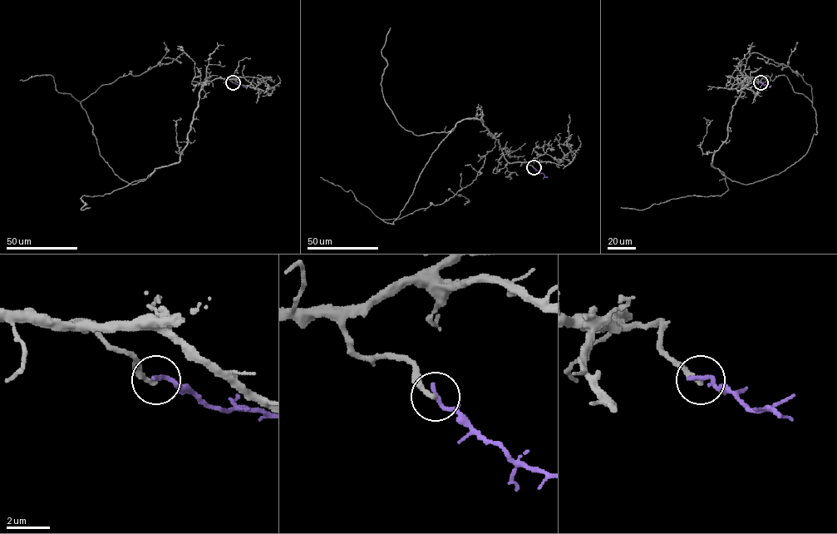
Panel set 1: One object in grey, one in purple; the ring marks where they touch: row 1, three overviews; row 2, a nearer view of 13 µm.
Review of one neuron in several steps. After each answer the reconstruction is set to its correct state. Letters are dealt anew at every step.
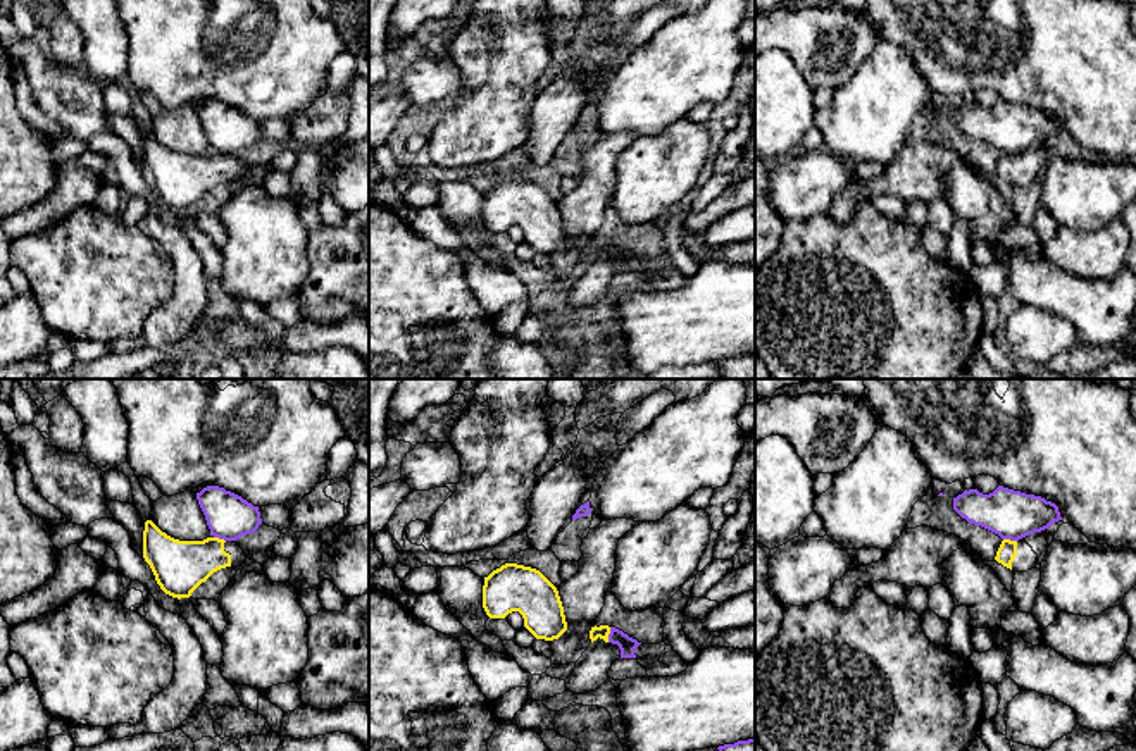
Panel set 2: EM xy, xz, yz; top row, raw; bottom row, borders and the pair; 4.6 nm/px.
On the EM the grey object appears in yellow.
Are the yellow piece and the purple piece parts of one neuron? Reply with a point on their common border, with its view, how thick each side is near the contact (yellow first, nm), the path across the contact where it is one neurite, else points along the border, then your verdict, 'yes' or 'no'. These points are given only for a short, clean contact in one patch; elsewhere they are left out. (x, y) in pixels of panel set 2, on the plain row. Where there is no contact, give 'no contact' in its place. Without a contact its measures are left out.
contact xz (609, 247); calibres 60 and 80 nm; border xz (611, 242), (607, 255); no

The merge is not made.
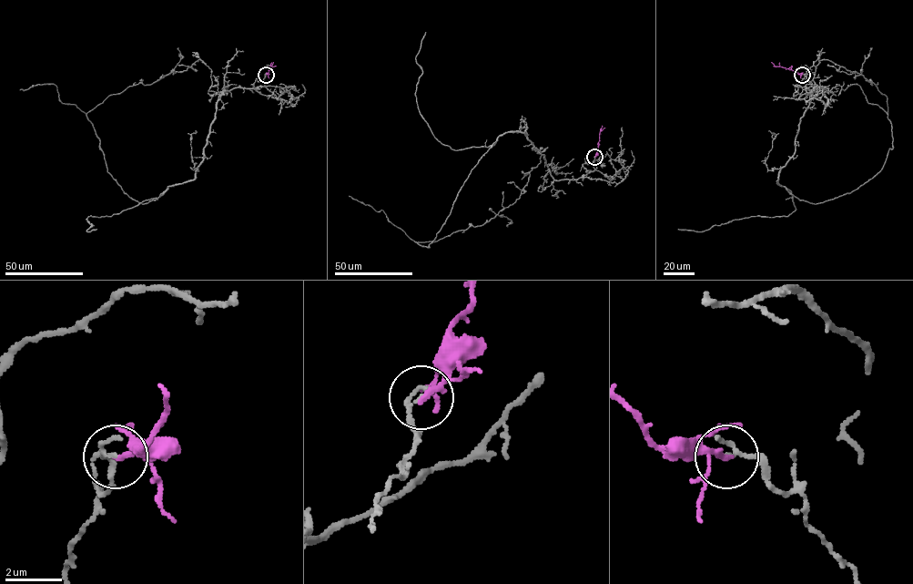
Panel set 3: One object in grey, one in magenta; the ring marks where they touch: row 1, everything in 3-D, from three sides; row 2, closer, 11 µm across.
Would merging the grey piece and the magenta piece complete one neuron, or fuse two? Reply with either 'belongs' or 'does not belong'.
does not belong

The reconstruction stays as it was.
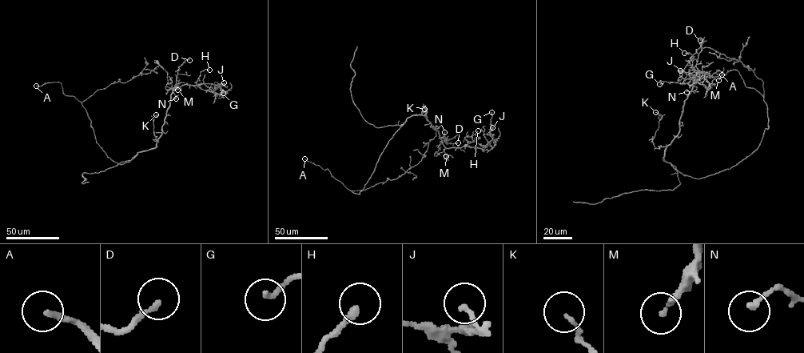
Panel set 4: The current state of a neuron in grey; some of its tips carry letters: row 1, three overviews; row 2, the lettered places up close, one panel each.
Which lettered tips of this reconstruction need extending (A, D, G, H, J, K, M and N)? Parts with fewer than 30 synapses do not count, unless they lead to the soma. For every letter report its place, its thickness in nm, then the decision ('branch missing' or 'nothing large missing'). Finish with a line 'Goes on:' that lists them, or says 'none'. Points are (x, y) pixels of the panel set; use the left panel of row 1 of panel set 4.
A: at (36, 86); 240 nm thick; branch missing
D: at (189, 60); 180 nm thick; nothing large missing
G: at (223, 93); 160 nm thick; nothing large missing
H: at (209, 70); 240 nm thick; nothing large missing
J: at (224, 82); 160 nm thick; nothing large missing
K: at (156, 114); 130 nm thick; nothing large missing
M: at (177, 90); 180 nm thick; nothing large missing
N: at (176, 98); 180 nm thick; nothing large missing
Goes on: A

